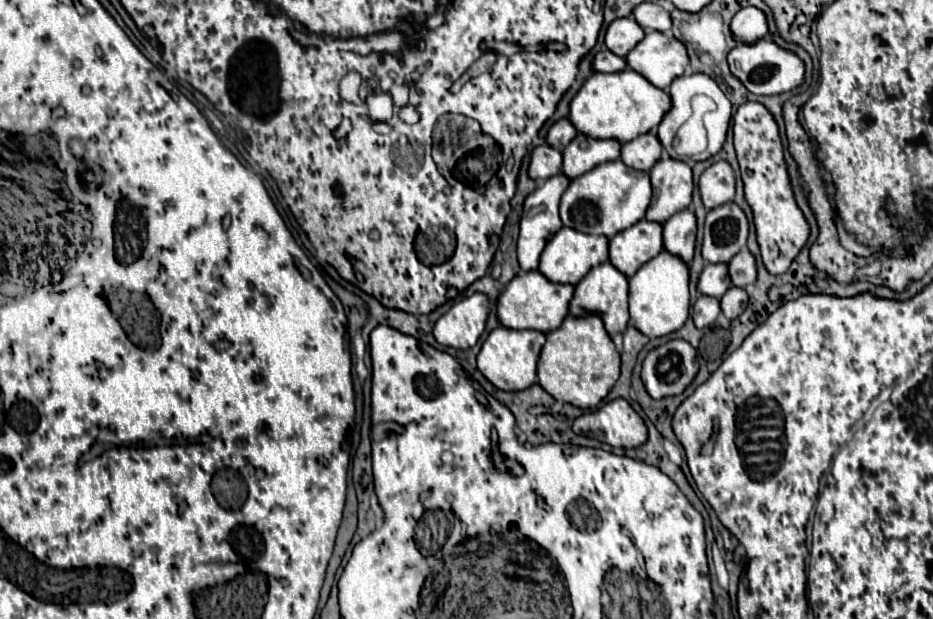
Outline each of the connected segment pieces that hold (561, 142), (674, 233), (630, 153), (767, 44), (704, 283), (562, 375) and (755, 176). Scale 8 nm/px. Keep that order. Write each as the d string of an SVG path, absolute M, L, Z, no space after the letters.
M559 119L547 133L547 143L561 151L561 147L567 147L569 141L577 135L575 125L569 119Z
M687 207L681 213L675 213L673 217L669 217L669 221L663 223L663 227L665 225L667 225L667 233L663 231L663 245L665 245L665 249L669 253L673 253L673 255L679 255L687 263L691 263L693 261L693 249L695 249L695 233L697 233L697 217L695 217L695 211L691 207Z
M645 133L621 147L621 161L633 169L649 171L663 153L663 145L655 133Z
M763 37L757 43L741 43L739 47L731 49L729 55L731 73L751 91L757 95L779 95L793 91L805 81L805 63L791 51L783 49L775 41Z
M705 265L701 277L699 277L699 291L703 295L709 297L717 297L721 299L725 295L725 291L731 287L731 279L729 279L729 265Z
M567 315L559 329L547 333L547 343L543 345L537 363L537 377L539 385L553 399L565 401L579 409L593 409L607 397L607 393L619 379L619 369L621 355L601 317Z
M743 103L733 117L733 141L737 159L741 165L741 177L745 183L745 197L753 209L757 241L761 257L769 273L781 275L789 269L791 261L805 247L809 239L809 223L797 207L791 179L787 173L787 161L783 157L783 143L779 127L769 109L761 103Z

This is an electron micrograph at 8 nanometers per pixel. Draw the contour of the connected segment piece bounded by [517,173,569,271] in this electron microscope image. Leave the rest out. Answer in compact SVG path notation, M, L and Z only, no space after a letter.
M559 173L555 177L549 177L543 187L537 187L523 205L523 215L521 215L521 233L517 239L517 255L519 255L519 265L521 271L531 271L537 269L539 265L539 257L547 245L547 241L563 227L561 219L559 219L559 199L565 193L569 185L569 179L565 173Z

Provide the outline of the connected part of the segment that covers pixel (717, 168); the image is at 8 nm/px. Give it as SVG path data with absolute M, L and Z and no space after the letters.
M717 161L699 177L699 191L705 209L719 207L735 195L735 173L727 161Z

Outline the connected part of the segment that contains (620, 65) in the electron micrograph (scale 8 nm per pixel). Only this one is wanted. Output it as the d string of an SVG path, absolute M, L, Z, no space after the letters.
M603 49L595 55L593 59L593 69L601 71L601 73L617 73L627 69L627 61L615 53L611 53L609 49Z

